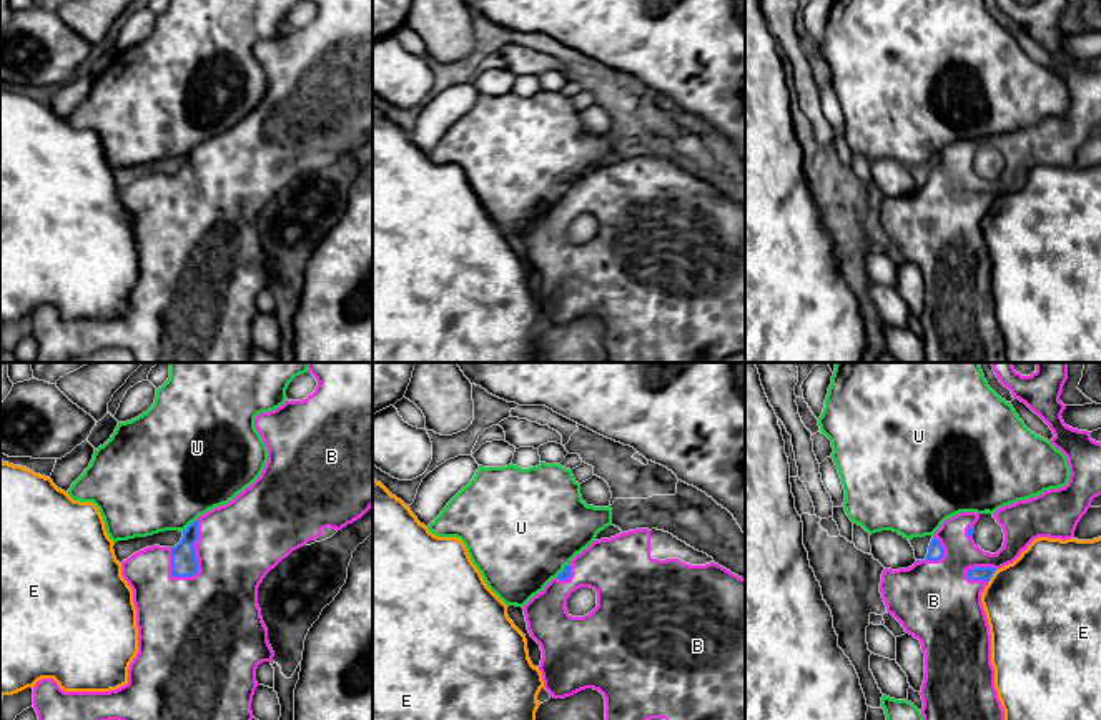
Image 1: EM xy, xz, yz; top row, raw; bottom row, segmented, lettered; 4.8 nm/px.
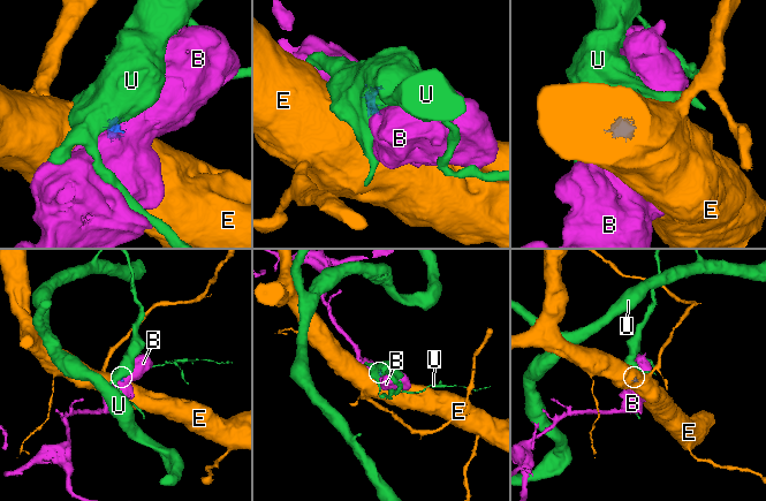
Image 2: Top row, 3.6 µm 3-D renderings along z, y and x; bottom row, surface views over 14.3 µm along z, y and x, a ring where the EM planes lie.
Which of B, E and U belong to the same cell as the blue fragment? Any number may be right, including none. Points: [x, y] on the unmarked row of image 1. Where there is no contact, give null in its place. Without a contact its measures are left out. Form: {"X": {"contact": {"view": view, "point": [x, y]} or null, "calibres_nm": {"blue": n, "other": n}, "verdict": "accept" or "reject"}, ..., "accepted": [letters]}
{"B": {"contact": {"view": "xy", "point": [195, 185]}, "calibres_nm": {"blue": 130, "other": 400}, "verdict": "accept"}, "E": {"contact": {"view": "yz", "point": [992, 203]}, "calibres_nm": {"blue": 60, "other": 460}, "verdict": "reject"}, "U": {"contact": {"view": "xy", "point": [190, 152]}, "calibres_nm": {"blue": 130, "other": 480}, "verdict": "reject"}, "accepted": ["B"]}

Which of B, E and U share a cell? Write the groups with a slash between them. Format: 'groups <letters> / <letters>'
groups B / E / U

